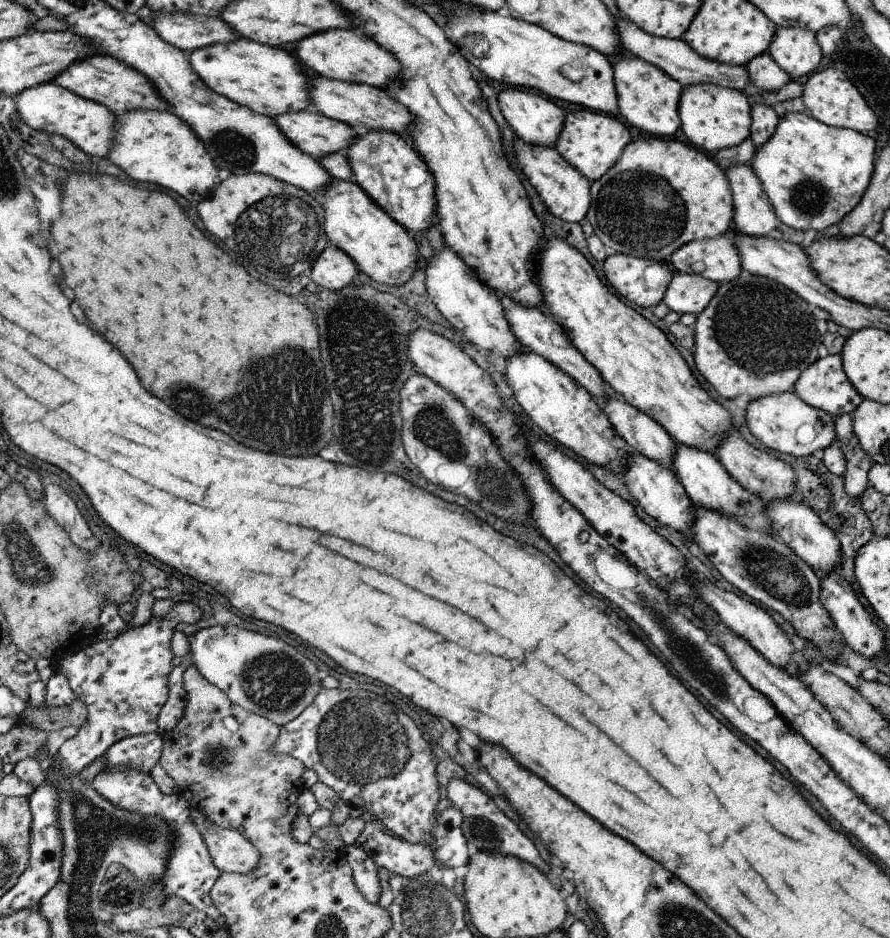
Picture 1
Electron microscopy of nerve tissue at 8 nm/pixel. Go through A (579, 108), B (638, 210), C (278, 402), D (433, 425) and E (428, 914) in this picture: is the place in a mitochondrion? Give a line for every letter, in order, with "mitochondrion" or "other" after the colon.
A: other
B: mitochondrion
C: mitochondrion
D: mitochondrion
E: mitochondrion

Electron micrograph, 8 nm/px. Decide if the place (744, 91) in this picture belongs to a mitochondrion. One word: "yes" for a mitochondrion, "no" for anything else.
no

